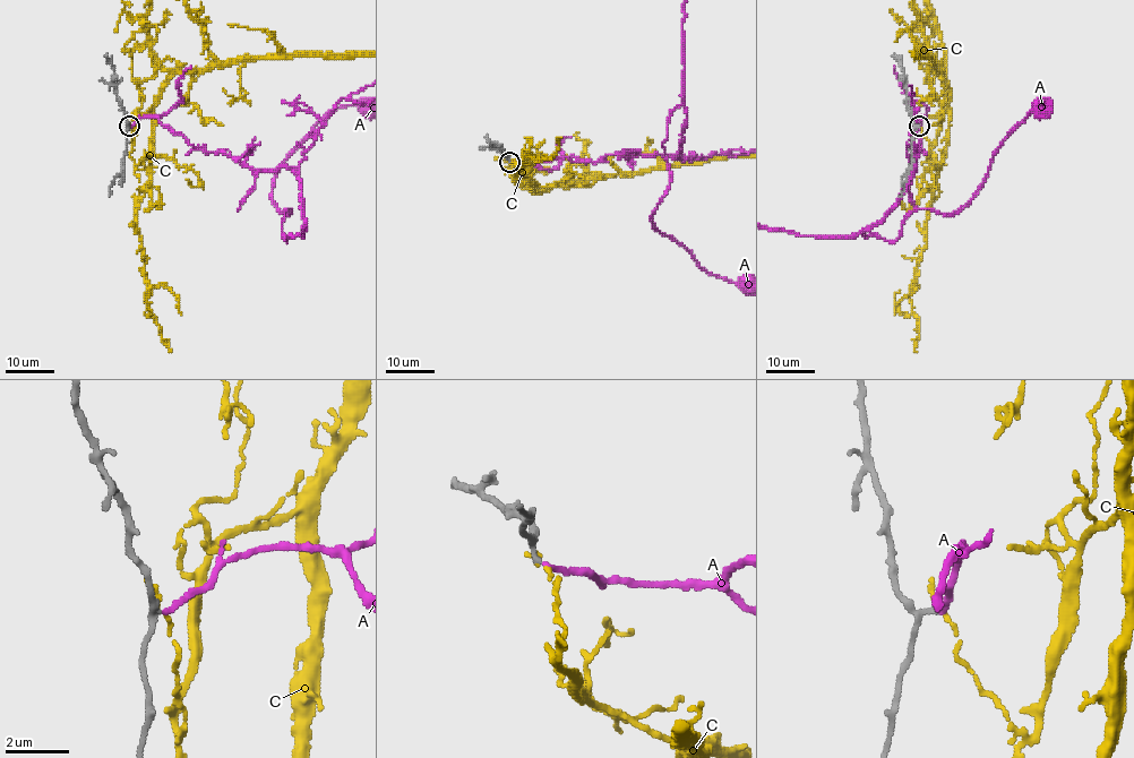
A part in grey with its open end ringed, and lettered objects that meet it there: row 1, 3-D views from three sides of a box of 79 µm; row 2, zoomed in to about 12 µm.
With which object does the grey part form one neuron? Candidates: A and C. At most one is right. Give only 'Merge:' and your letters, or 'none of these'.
Merge: A

